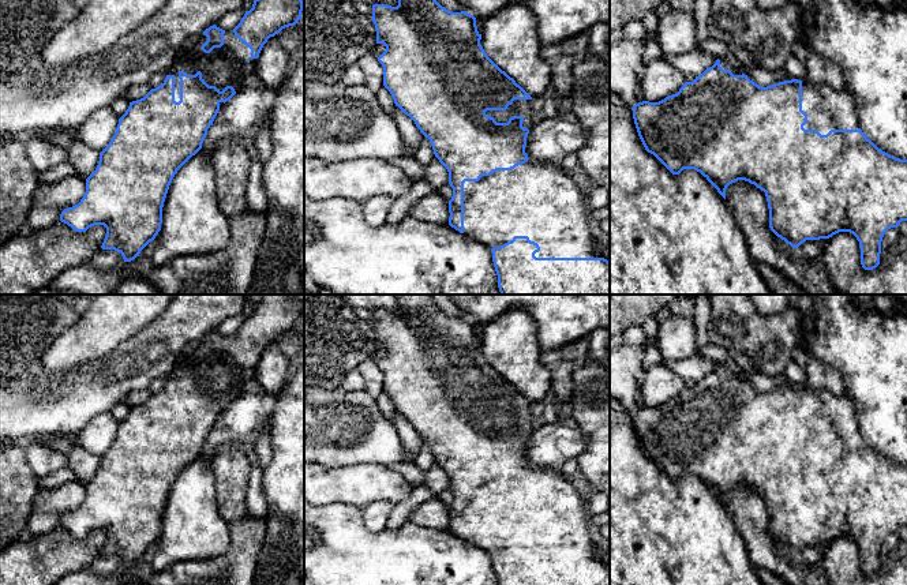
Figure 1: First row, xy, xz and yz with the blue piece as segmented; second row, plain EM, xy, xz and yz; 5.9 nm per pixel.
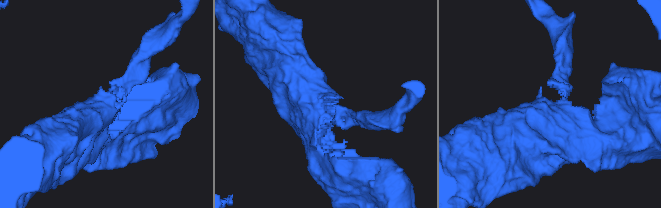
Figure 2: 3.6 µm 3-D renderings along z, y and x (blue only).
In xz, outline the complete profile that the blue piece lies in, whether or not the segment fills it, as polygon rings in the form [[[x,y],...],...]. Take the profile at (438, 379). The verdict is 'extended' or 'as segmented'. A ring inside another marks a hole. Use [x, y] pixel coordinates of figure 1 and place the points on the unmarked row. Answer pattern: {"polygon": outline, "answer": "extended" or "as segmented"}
{"polygon": [[[394,295],[398,311],[372,311],[372,327],[376,334],[376,349],[383,349],[386,356],[378,363],[383,372],[383,391],[390,397],[396,412],[409,421],[420,438],[430,445],[435,462],[449,477],[449,490],[453,502],[449,506],[449,530],[465,541],[480,547],[492,558],[492,567],[498,585],[610,585],[610,567],[595,556],[596,544],[591,536],[589,509],[585,498],[556,469],[533,468],[525,458],[531,435],[535,432],[532,423],[536,406],[513,383],[502,376],[480,350],[481,340],[477,337],[476,323],[465,316],[451,318],[442,312],[431,295]]], "answer": "extended"}

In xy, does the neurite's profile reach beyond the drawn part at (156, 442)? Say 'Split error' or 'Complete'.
Split error

